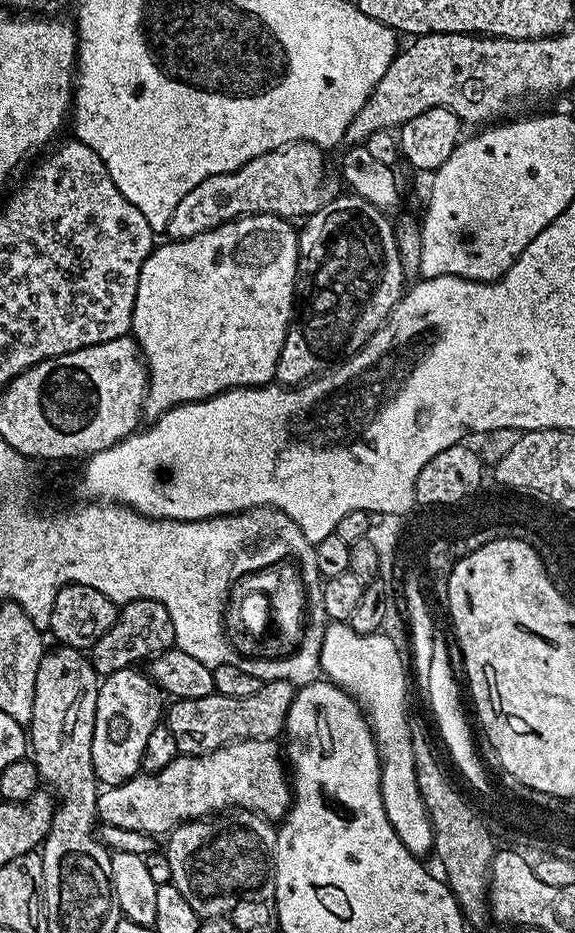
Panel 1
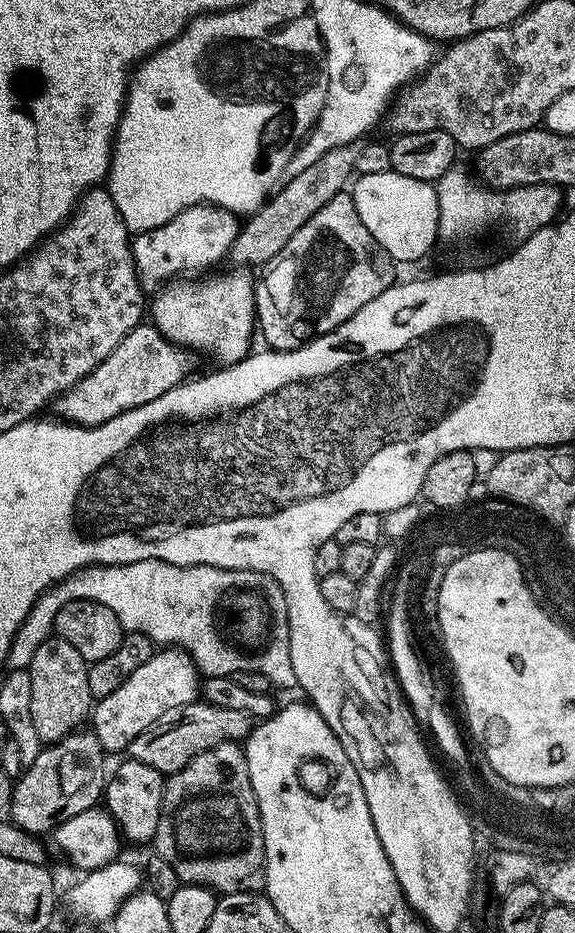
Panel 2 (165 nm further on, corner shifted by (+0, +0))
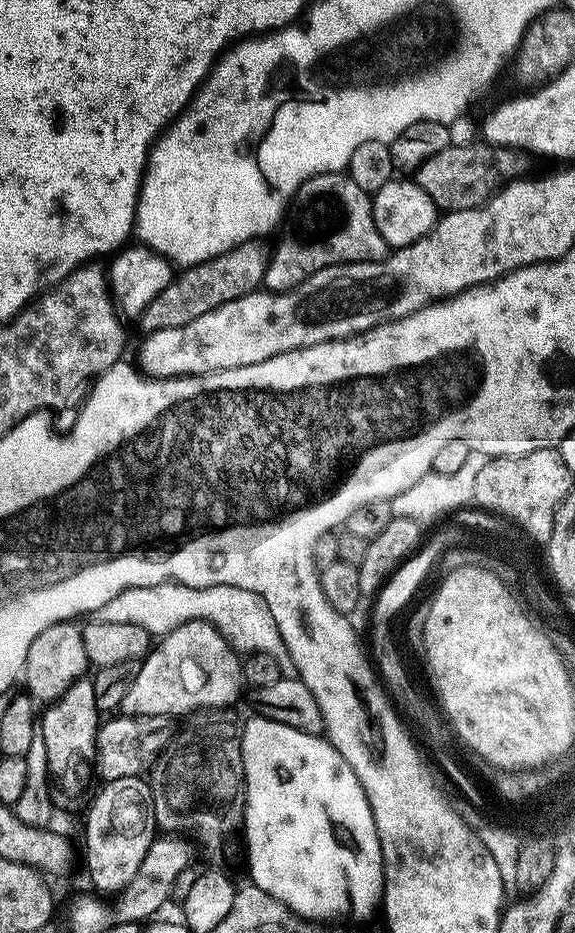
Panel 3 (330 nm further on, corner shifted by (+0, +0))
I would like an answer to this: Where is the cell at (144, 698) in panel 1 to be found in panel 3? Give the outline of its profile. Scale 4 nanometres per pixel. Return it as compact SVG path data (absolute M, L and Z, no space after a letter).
M191 620L182 626L178 626L173 632L168 632L159 637L160 644L151 649L144 657L138 674L132 679L132 684L126 690L126 696L122 698L119 711L125 716L171 716L179 718L187 712L196 712L199 708L220 708L228 704L240 688L245 687L244 670L238 663L237 653L228 647L228 643L220 636L212 624L205 620Z

